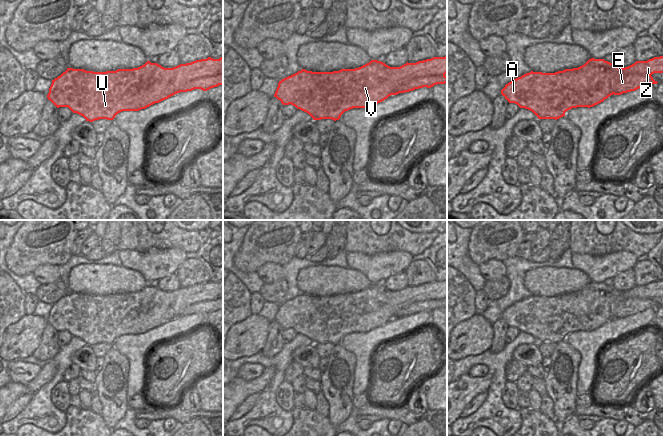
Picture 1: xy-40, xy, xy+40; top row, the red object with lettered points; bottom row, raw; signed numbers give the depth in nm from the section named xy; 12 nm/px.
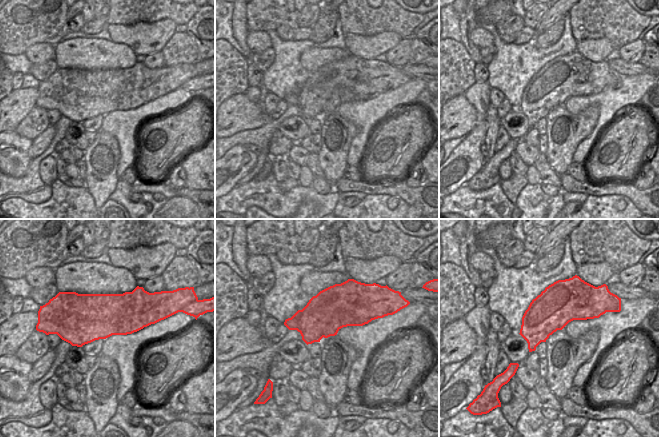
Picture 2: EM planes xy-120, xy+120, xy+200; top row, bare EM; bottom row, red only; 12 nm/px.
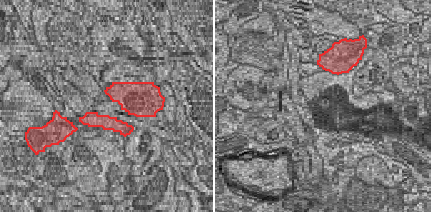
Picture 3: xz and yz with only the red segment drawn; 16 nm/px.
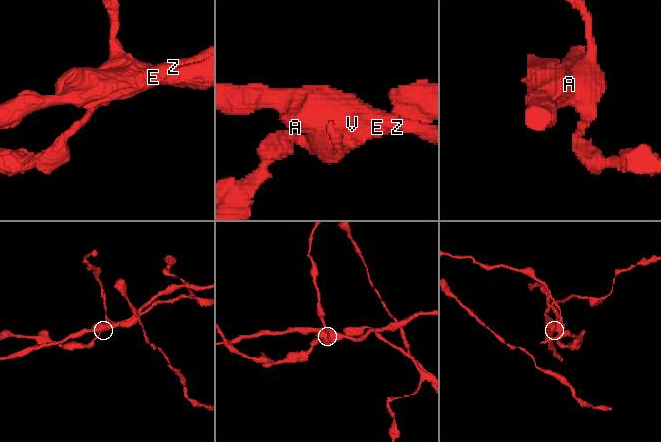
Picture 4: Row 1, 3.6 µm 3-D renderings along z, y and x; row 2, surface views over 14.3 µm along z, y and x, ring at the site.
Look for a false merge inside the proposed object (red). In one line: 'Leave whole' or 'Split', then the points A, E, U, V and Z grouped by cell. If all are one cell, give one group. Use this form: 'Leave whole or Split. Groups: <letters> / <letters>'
Split. Groups: A U V Z / E

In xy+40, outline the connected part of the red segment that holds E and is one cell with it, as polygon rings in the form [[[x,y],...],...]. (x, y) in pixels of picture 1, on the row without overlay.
[[[589,283],[585,288],[600,291],[612,301],[612,316],[614,319],[635,315],[648,308],[657,308],[651,299],[643,300],[637,297],[626,297],[620,292],[604,283]]]

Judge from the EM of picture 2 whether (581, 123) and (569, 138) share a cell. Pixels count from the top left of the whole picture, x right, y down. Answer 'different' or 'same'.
same

